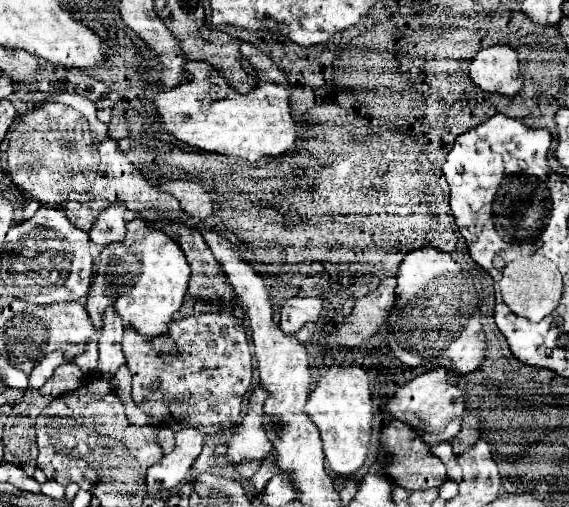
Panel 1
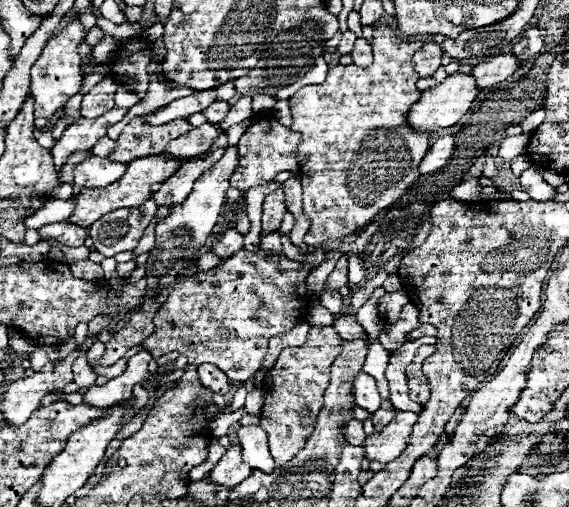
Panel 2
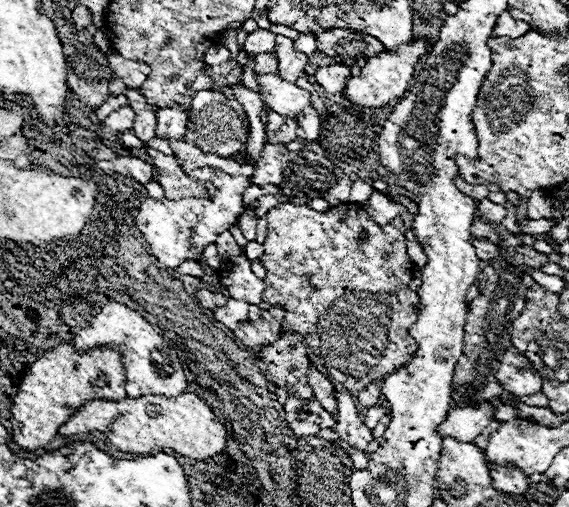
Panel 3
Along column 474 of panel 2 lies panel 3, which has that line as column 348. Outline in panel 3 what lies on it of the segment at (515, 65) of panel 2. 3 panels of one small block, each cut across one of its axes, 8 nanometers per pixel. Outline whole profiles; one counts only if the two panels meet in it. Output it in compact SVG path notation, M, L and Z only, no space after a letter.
M332 64L332 66L324 66L318 68L314 78L316 82L324 88L324 92L328 94L340 94L346 86L346 80L350 78L350 66L346 64Z

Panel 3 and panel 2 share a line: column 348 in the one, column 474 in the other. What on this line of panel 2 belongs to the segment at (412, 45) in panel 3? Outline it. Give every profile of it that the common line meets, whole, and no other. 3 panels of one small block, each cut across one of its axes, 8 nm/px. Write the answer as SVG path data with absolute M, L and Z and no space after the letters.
M454 72L450 74L442 84L430 88L430 90L424 90L422 92L422 98L420 102L416 102L412 108L410 108L410 114L408 114L408 122L414 130L428 130L428 132L434 132L438 128L448 128L448 126L454 126L470 108L470 104L476 100L480 88L476 84L476 80L470 76L470 74L462 74L462 72Z

